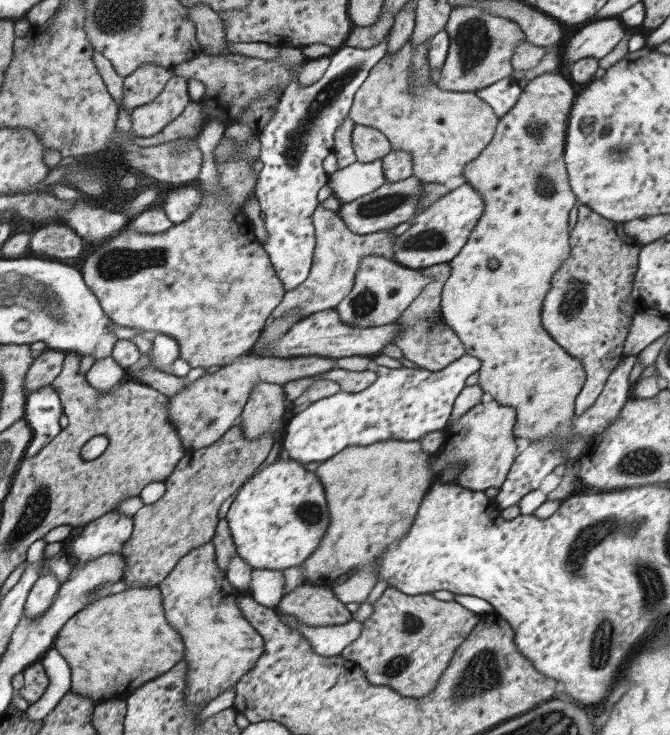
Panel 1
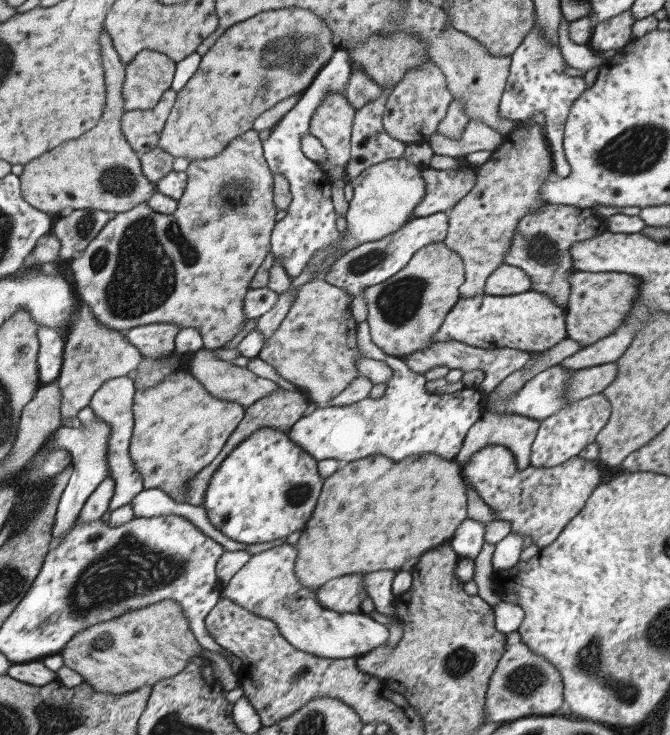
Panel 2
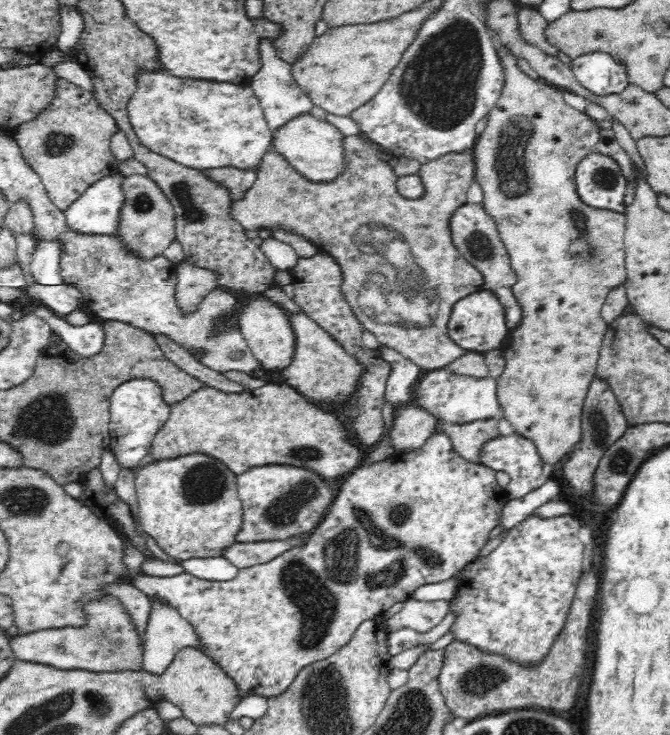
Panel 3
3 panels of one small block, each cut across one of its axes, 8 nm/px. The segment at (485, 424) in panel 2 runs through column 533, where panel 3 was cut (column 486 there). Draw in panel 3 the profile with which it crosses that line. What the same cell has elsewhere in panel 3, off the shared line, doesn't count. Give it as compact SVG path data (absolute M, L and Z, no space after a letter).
M436 420L434 432L446 434L454 446L454 450L464 456L470 462L478 462L478 452L482 452L482 444L488 438L498 436L500 432L496 430L496 424L492 420L476 420L470 424L448 424Z

